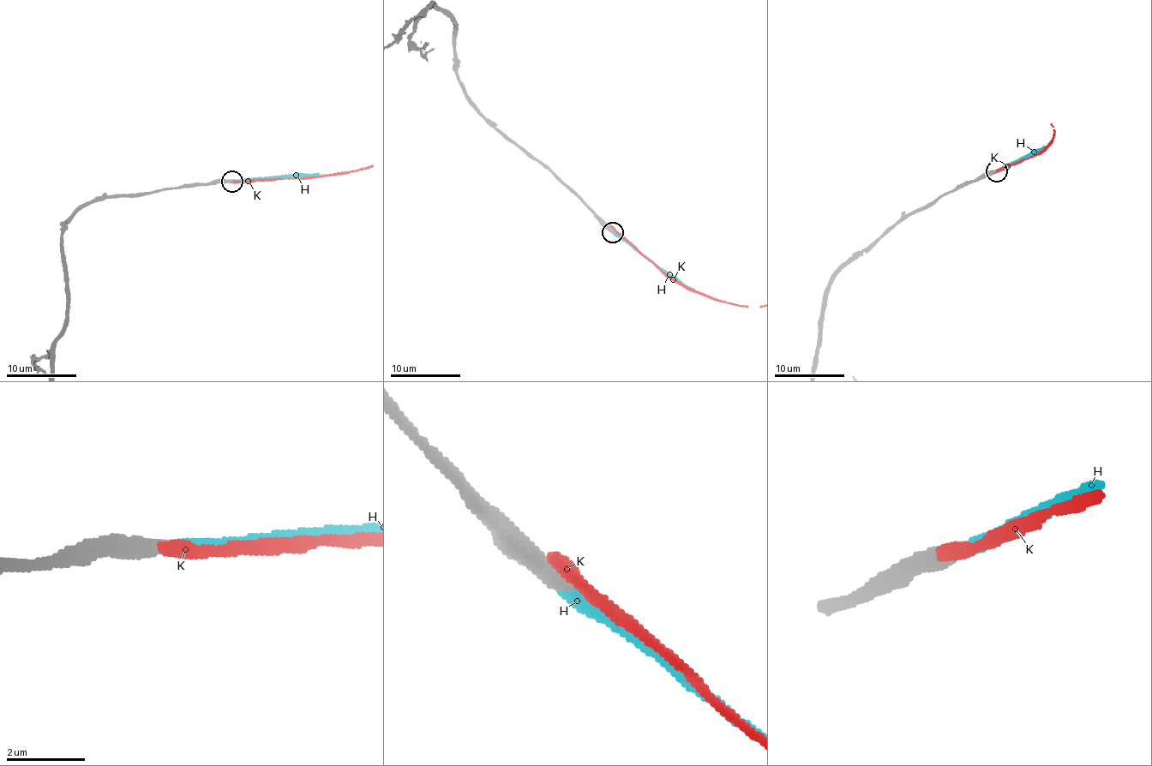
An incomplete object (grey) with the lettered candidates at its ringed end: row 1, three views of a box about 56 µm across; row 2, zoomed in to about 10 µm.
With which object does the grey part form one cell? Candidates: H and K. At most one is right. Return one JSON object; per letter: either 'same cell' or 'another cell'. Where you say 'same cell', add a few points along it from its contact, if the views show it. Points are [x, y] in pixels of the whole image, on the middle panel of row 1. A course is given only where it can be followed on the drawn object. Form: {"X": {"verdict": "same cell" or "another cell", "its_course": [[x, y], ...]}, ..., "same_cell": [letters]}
{"H": {"verdict": "same cell", "its_course": [[612, 232], [620, 234], [694, 289]]}, "K": {"verdict": "another cell"}, "same_cell": ["H"]}

